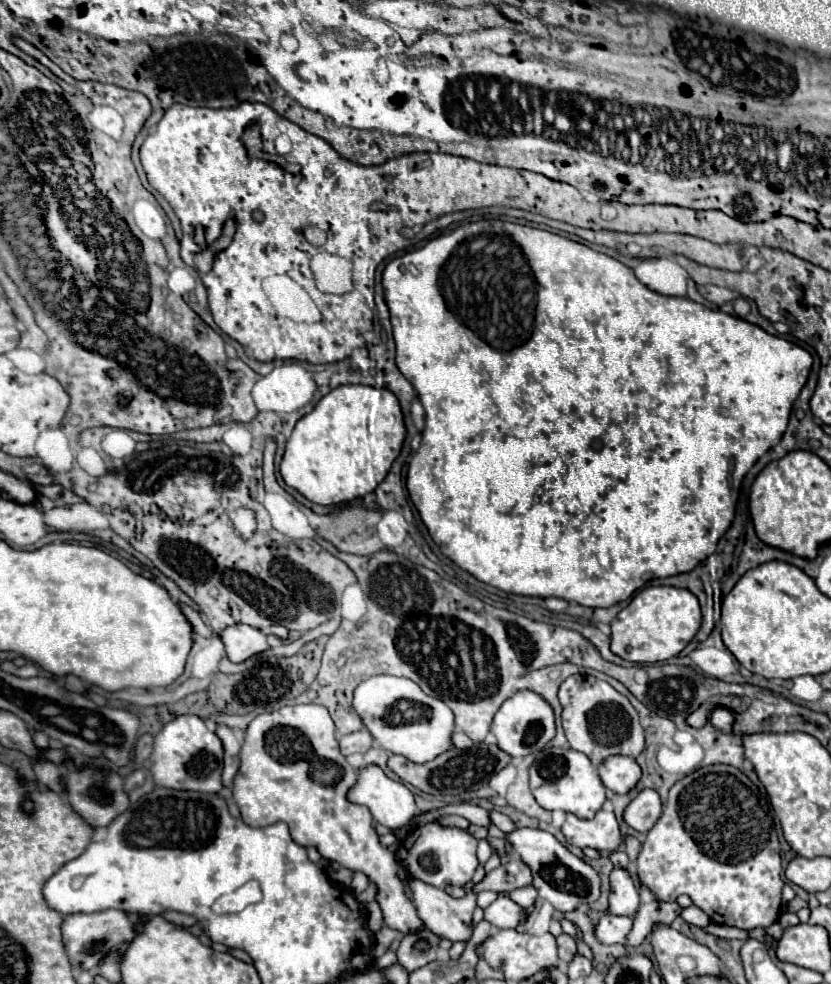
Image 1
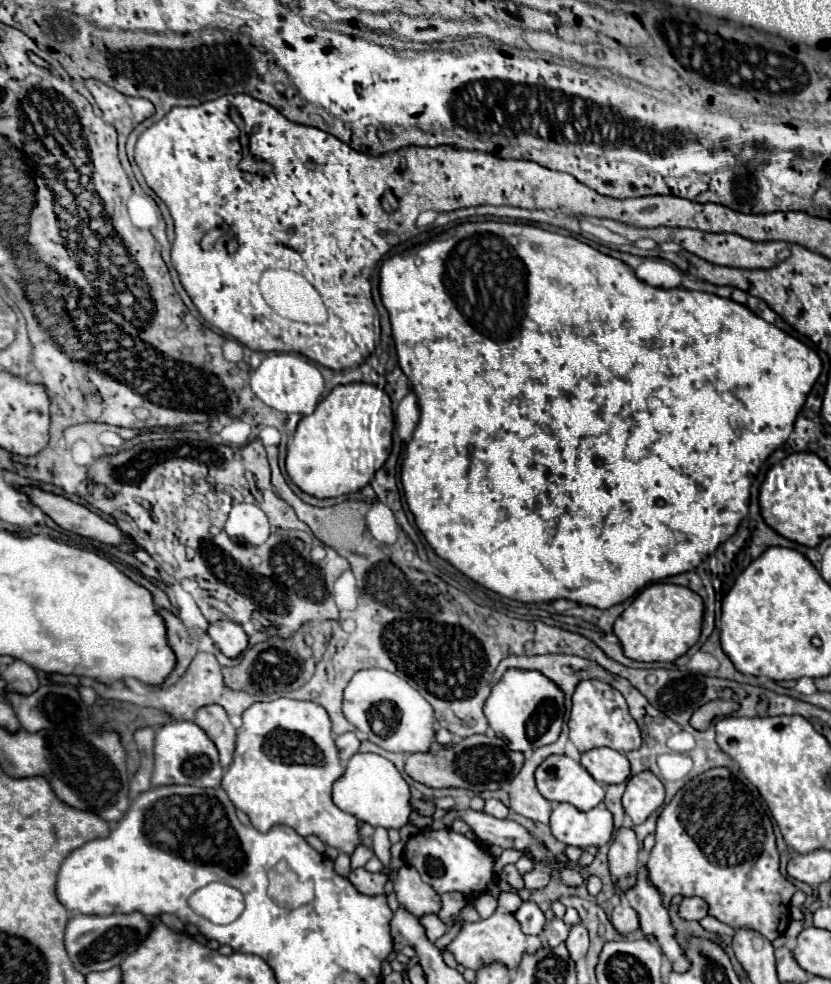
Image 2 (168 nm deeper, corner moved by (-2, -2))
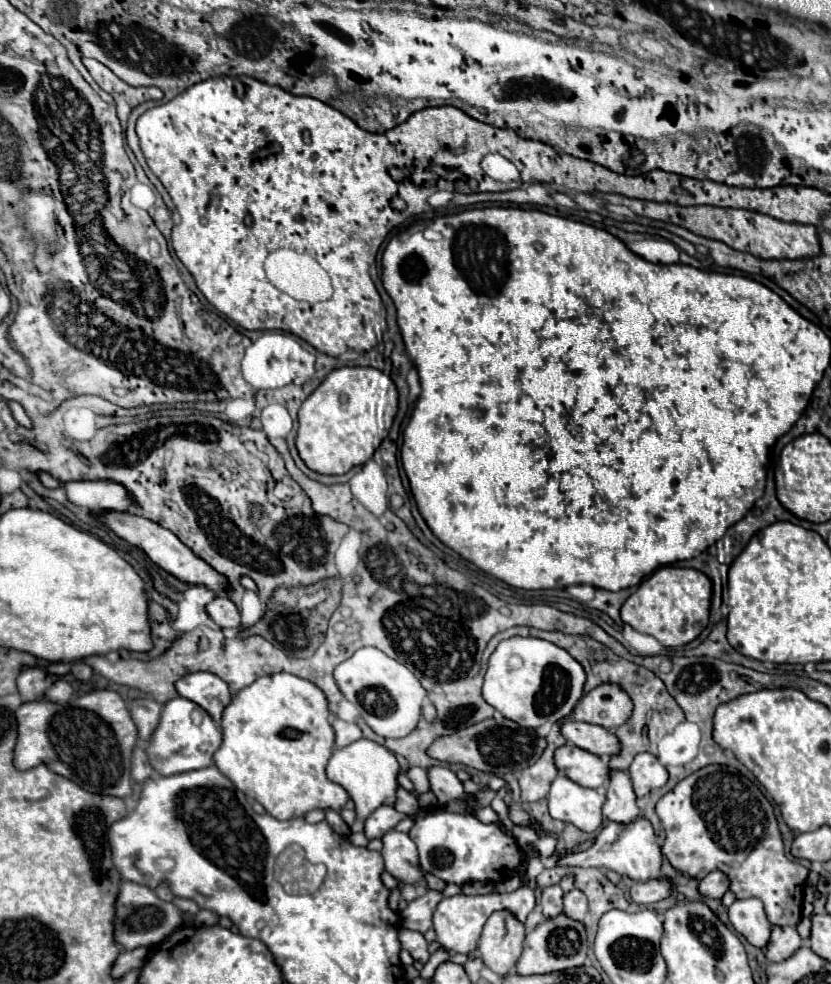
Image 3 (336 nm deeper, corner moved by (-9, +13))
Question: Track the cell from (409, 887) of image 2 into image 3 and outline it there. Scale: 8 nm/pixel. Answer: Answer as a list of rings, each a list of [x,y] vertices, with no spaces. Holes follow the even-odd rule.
[[[389,831],[383,837],[383,851],[385,859],[385,869],[403,885],[413,885],[413,887],[427,887],[425,871],[419,865],[417,857],[417,847],[413,845],[411,837],[407,833],[399,831]]]

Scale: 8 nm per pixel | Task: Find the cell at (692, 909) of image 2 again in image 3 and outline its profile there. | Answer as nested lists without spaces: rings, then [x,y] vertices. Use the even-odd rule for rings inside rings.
[[[711,871],[699,883],[699,893],[703,897],[711,897],[711,899],[721,899],[727,889],[729,889],[729,881],[727,881],[725,873],[721,873],[721,871]]]

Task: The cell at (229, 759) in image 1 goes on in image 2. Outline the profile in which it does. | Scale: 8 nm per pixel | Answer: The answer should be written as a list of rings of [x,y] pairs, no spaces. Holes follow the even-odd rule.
[[[208,704],[196,710],[194,722],[208,734],[208,738],[216,744],[220,752],[220,764],[226,768],[232,762],[234,756],[234,740],[236,730],[230,724],[230,718],[226,710],[220,704]]]

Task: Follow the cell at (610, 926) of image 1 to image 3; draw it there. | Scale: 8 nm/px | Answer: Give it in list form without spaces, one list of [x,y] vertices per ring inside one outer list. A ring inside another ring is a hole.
[[[657,879],[657,881],[649,881],[649,883],[635,883],[629,891],[631,895],[631,901],[637,903],[637,905],[651,905],[651,903],[657,903],[665,897],[669,897],[671,889],[669,889],[669,883],[663,881],[663,879]]]

